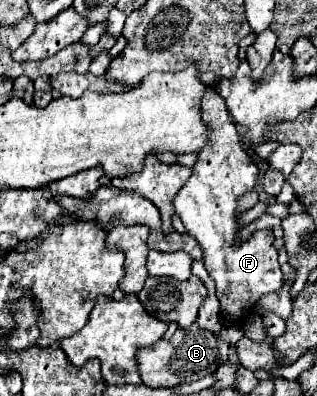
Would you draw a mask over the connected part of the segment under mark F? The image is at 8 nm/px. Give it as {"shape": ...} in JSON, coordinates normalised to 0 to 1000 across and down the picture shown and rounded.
{"shape":[[[647,232],[634,258],[640,303],[666,318],[659,364],[628,384],[609,439],[552,495],[546,520],[590,586],[615,596],[640,626],[647,677],[672,702],[697,758],[697,798],[741,818],[773,783],[808,768],[817,747],[886,732],[893,692],[874,657],[880,636],[861,621],[861,581],[804,581],[779,606],[748,606],[748,591],[760,586],[754,540],[741,535],[748,500],[804,475],[817,460],[817,429],[760,359],[710,253],[678,232]]]}

